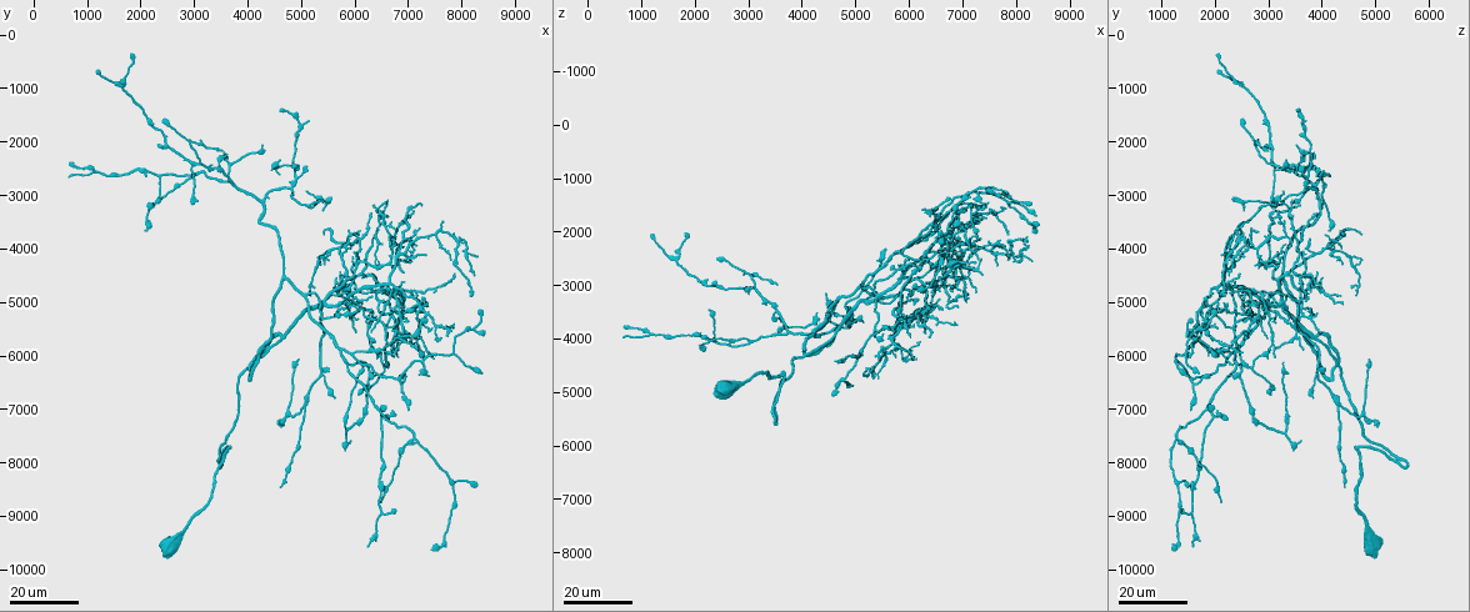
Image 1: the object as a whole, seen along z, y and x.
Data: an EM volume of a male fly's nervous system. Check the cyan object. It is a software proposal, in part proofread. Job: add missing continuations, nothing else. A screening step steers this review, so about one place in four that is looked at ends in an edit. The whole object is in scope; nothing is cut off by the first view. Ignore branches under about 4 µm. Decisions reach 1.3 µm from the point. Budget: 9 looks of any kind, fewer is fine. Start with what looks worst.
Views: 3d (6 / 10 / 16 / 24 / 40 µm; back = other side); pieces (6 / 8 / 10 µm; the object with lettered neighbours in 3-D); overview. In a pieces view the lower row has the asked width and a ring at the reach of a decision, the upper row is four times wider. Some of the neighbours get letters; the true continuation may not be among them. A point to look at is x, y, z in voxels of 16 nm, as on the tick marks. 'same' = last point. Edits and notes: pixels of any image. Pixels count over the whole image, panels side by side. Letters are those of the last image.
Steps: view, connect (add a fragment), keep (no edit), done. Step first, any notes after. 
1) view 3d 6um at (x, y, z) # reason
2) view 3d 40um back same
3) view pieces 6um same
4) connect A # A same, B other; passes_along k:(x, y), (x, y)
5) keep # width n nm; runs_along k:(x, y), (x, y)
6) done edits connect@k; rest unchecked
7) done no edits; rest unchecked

view 3d 16um at (5900, 3800, 3750) # free end

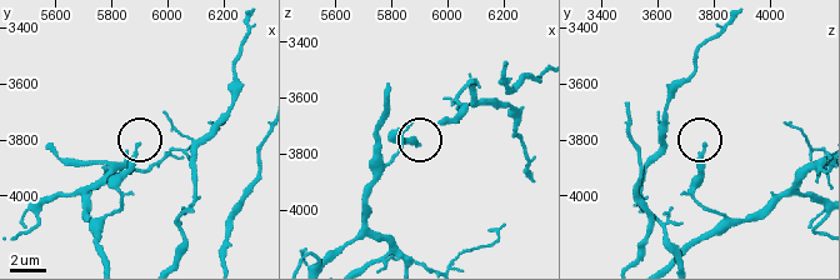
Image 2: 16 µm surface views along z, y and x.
view pieces 10um at (5900, 3830, 3760)

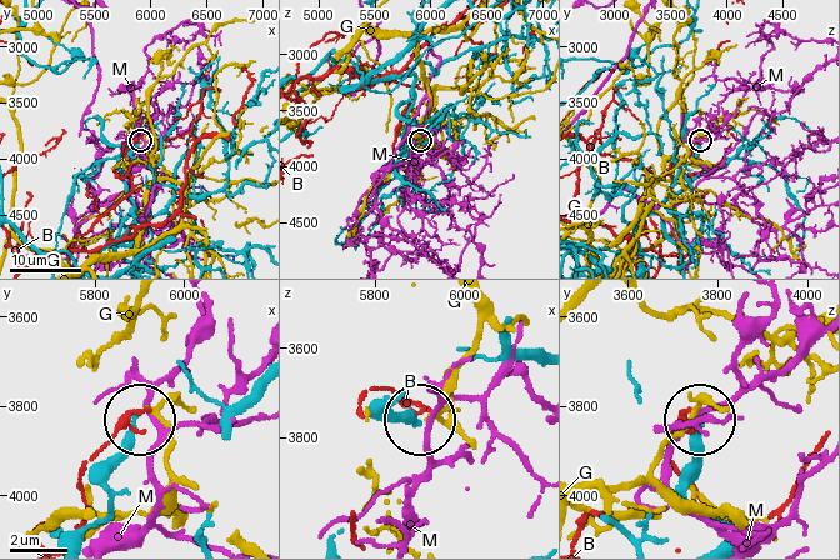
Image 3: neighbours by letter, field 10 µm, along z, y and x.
keep # width 230 nm; B other, G other, M other; none of them fits

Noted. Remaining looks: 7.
view 3d 16um at (7000, 6950, 1600) # an open end

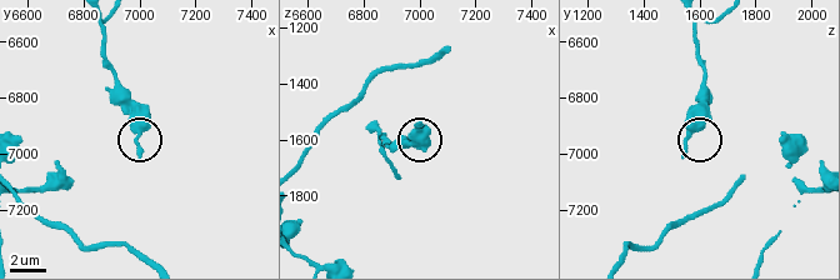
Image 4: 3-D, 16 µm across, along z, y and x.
view pieces 8um at (7000, 7000, 1550)

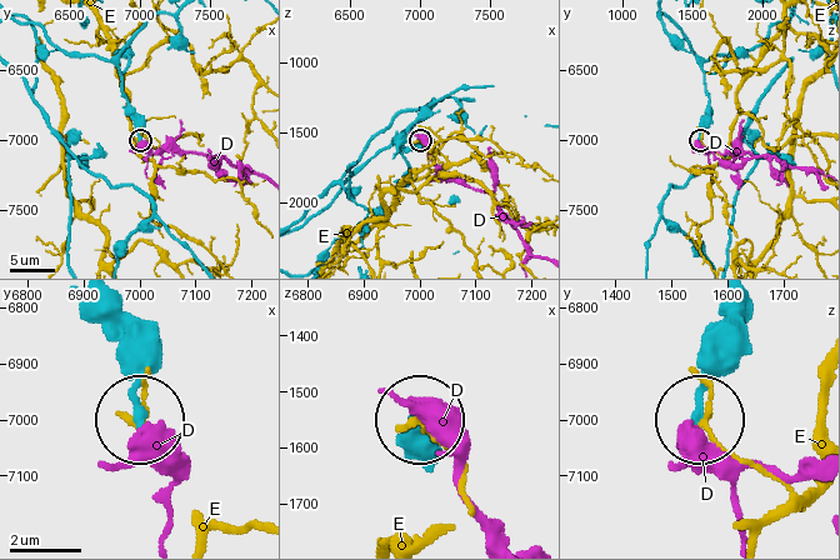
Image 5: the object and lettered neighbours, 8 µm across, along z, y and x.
keep # D other, E other; runs_along 5:(86, 301), (120, 346), (138, 415); none of them fits

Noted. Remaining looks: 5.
view 3d 24um at (4850, 2450, 3450)

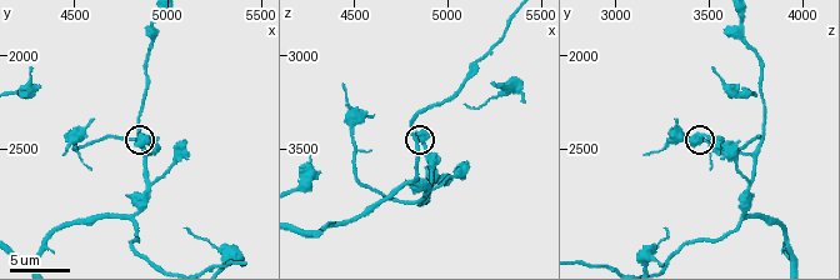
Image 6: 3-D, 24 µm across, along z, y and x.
view pieces 8um at (4840, 2480, 3420)

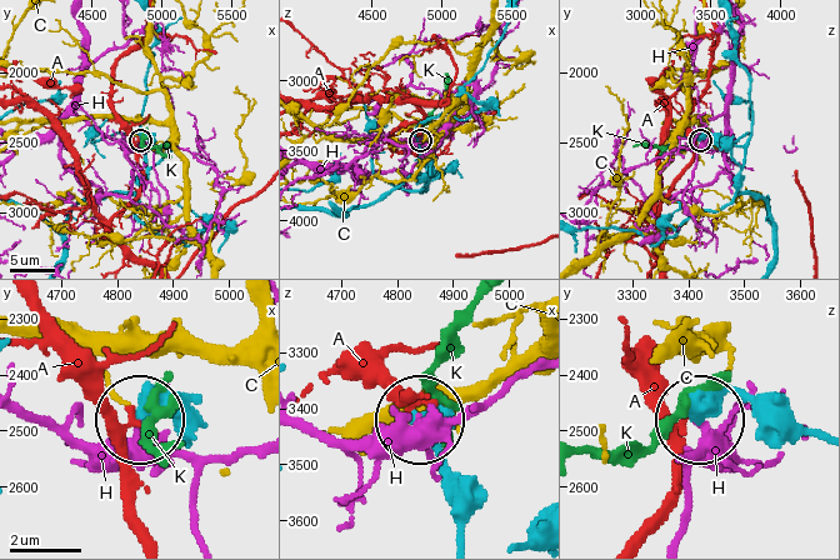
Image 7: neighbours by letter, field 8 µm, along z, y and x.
keep # A other, C other, H other, K other; runs_along 7:(764, 199), (736, 191), (741, 148), (708, 133), (699, 140); none of them fits

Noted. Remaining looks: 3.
view 3d 24um at (3600, 2250, 3850) # an open end

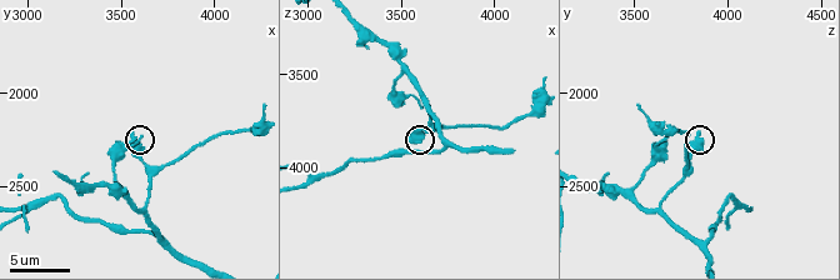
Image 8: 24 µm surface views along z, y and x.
view pieces 8um at (3560, 2220, 3860) # what lies round it

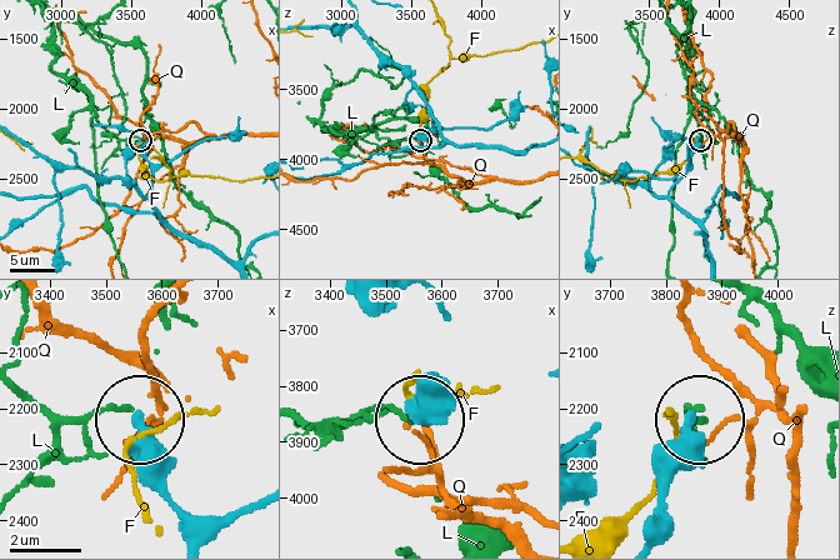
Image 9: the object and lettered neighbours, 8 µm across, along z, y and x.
keep # width 310 nm; F other, L other, Q other; no lettered fragment goes on from it

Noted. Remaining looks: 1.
done no edits; rest unchecked

